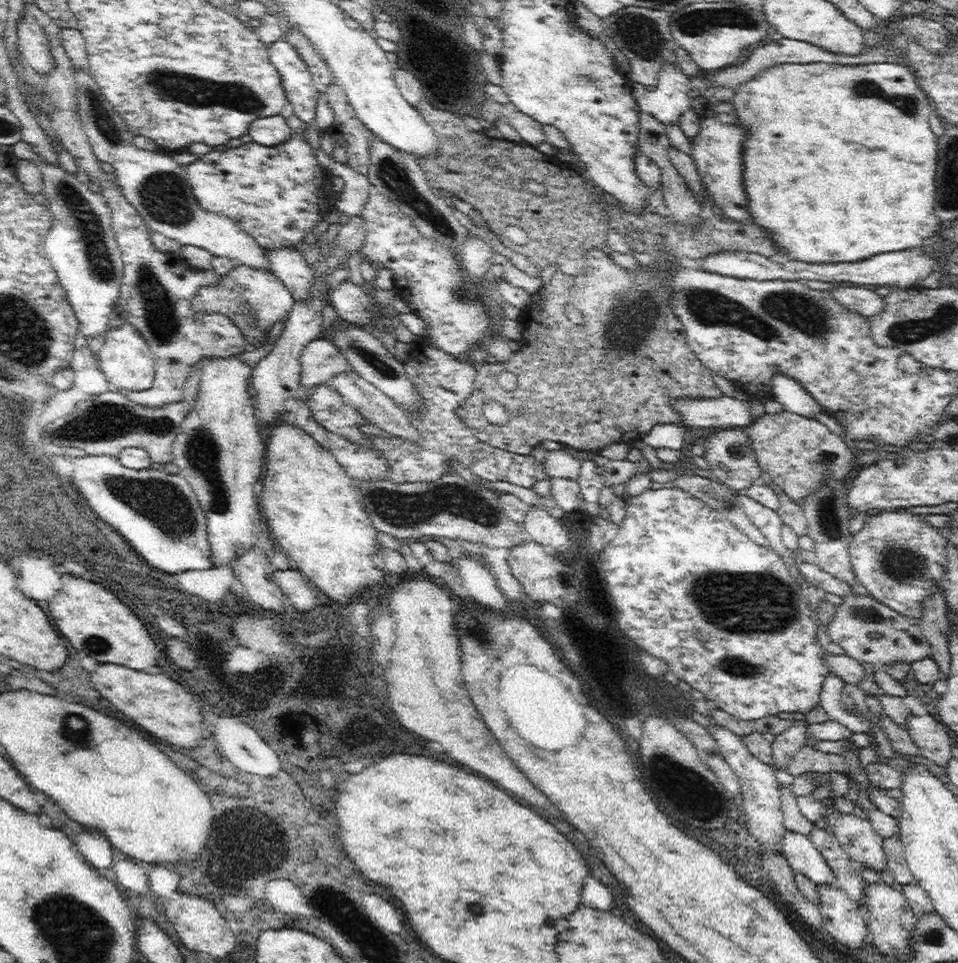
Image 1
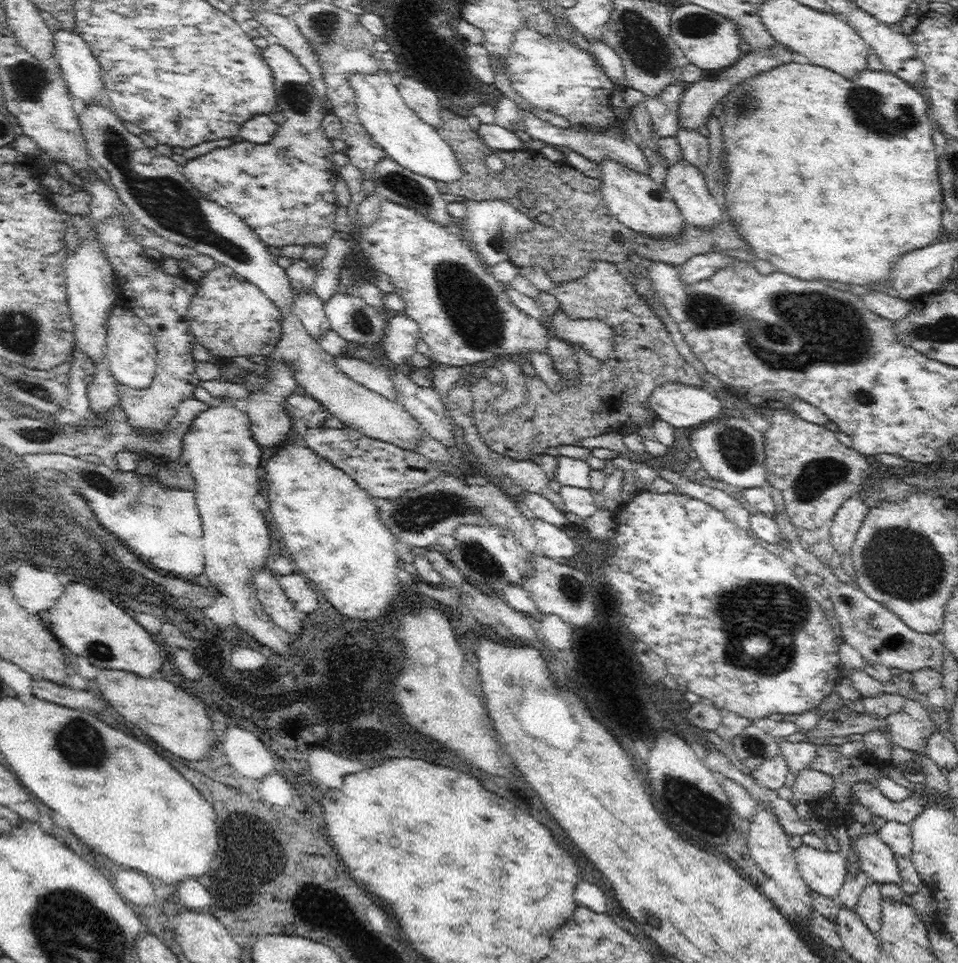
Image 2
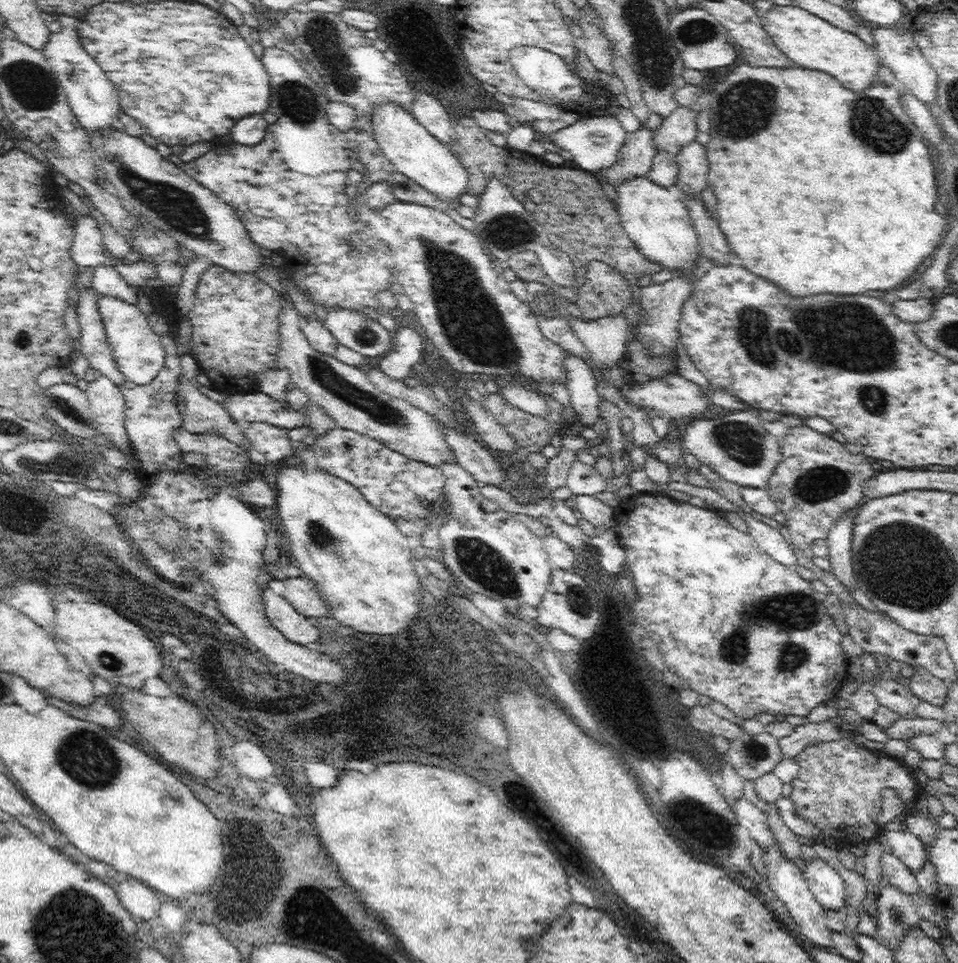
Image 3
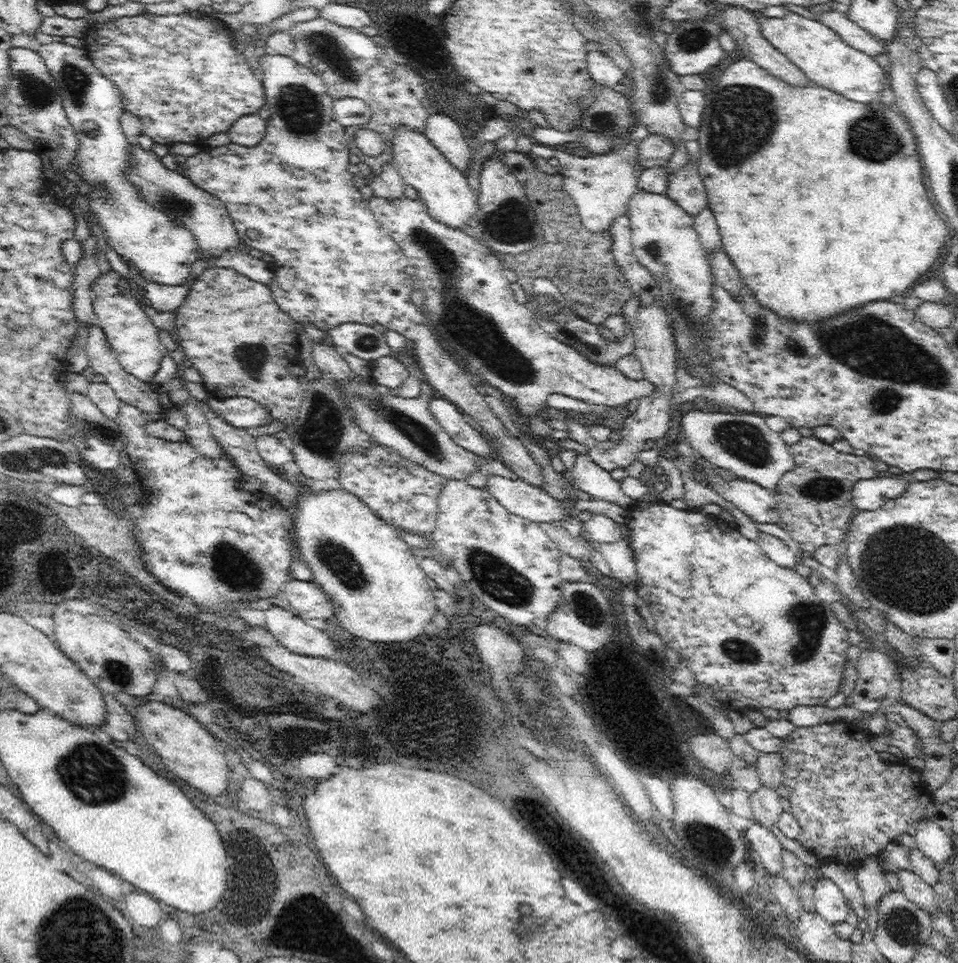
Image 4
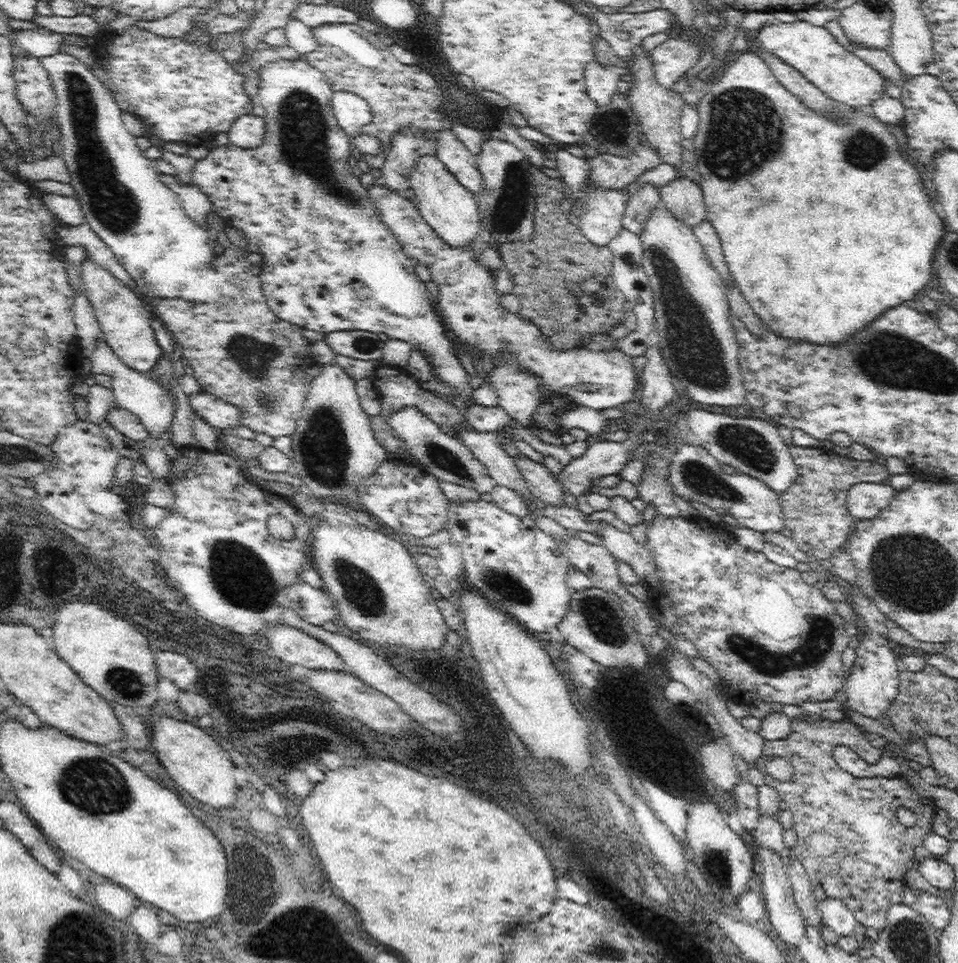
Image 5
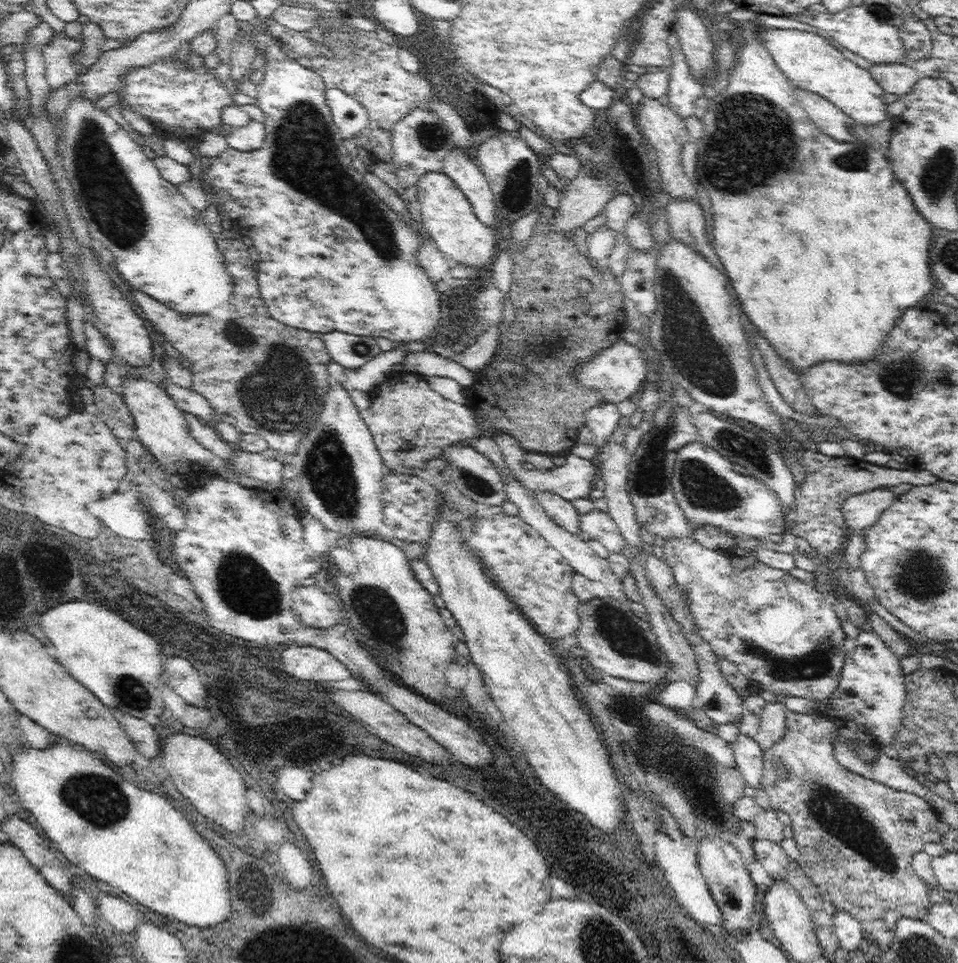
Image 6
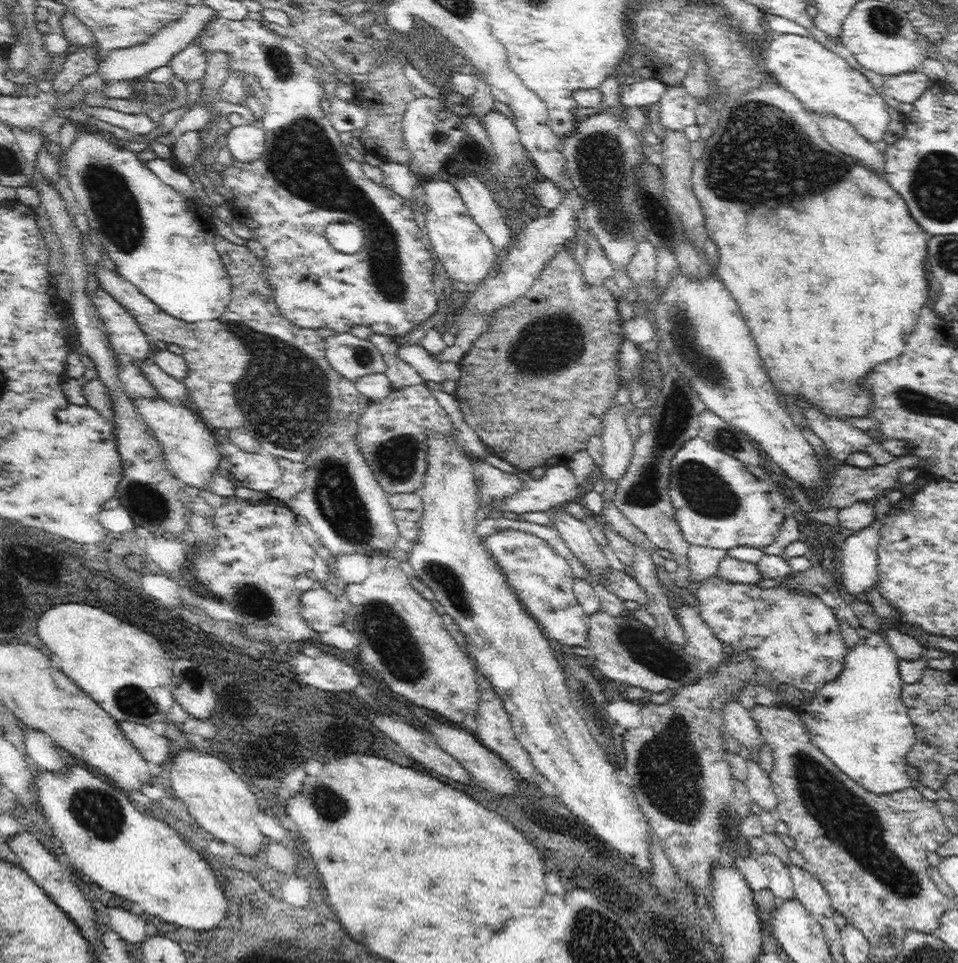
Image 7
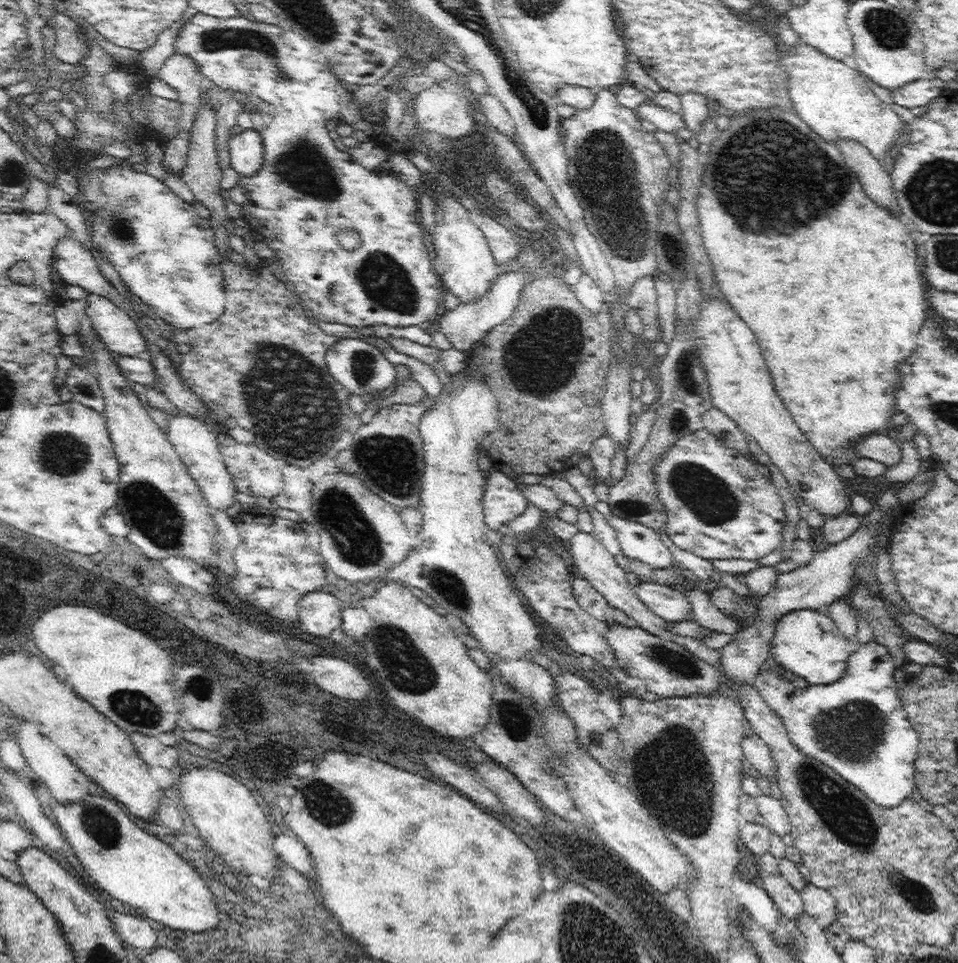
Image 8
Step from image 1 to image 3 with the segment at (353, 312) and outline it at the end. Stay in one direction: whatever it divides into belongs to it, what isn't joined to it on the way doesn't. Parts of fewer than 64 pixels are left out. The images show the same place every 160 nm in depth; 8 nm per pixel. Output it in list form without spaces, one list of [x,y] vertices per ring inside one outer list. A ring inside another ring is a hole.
[[[330,311],[327,313],[325,328],[340,345],[360,352],[364,357],[376,358],[390,353],[394,348],[391,334],[366,315]]]

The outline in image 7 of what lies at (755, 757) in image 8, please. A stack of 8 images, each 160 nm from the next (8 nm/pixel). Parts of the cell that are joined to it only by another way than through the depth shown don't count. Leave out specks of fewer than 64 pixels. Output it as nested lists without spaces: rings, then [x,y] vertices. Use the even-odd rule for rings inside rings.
[[[730,703],[724,719],[725,732],[736,738],[744,748],[756,750],[761,754],[763,748],[767,746],[766,741],[758,730],[758,725],[742,703]]]

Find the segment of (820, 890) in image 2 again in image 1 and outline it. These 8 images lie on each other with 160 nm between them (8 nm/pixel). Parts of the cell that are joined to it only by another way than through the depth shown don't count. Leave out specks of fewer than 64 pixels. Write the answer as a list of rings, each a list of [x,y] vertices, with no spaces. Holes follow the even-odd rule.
[[[784,831],[781,853],[796,872],[804,874],[816,885],[830,885],[836,882],[831,865],[814,847],[808,835]]]

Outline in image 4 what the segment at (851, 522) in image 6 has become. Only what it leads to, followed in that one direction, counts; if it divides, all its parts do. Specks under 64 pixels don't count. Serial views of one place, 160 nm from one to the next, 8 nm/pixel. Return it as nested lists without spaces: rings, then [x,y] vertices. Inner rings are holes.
[[[909,477],[862,480],[852,487],[851,501],[860,511],[877,511],[887,500],[895,500],[906,488]]]

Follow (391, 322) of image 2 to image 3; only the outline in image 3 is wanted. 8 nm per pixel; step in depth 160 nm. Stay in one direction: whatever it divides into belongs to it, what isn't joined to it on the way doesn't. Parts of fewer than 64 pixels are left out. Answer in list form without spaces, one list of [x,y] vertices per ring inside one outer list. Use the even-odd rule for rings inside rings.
[[[412,328],[400,329],[394,339],[394,348],[387,353],[377,371],[390,381],[403,381],[412,376],[412,367],[422,360],[422,350],[427,345],[422,333]]]

